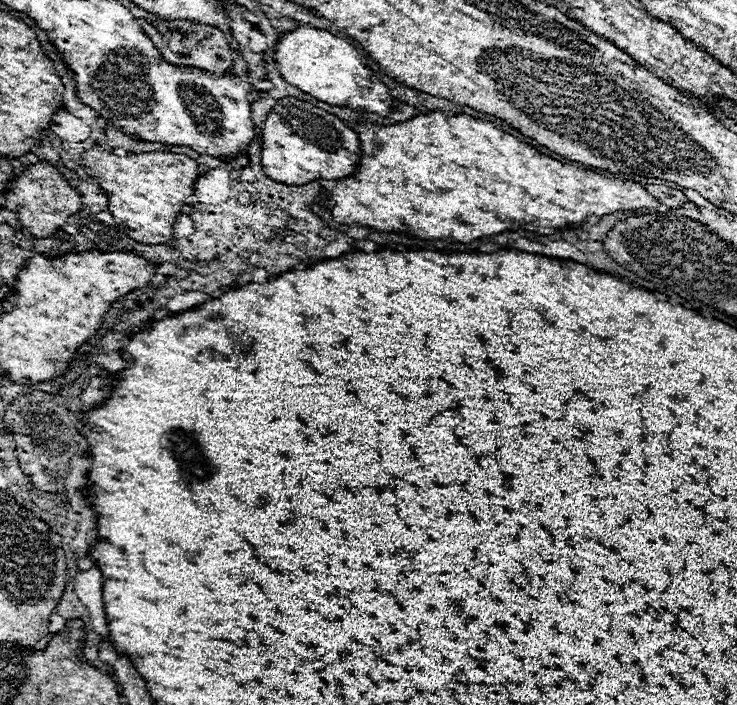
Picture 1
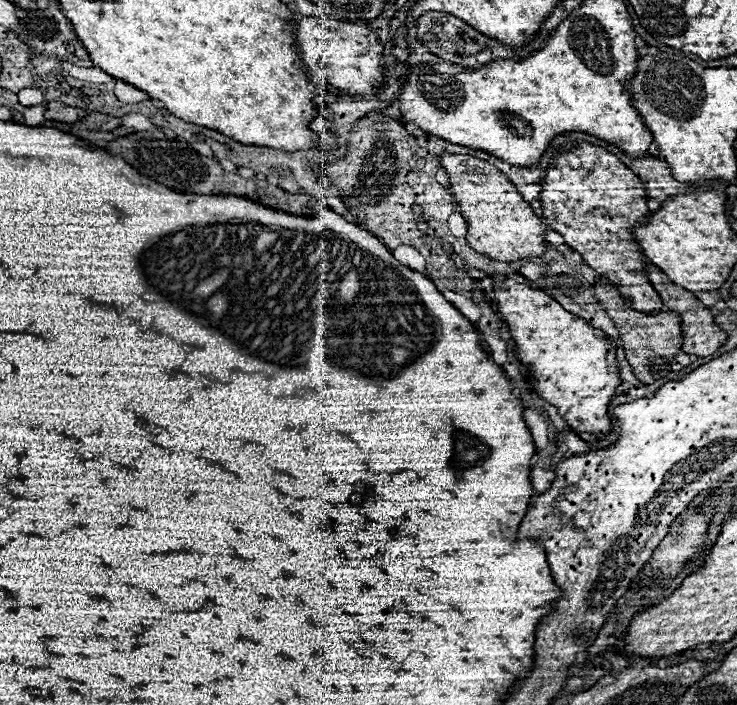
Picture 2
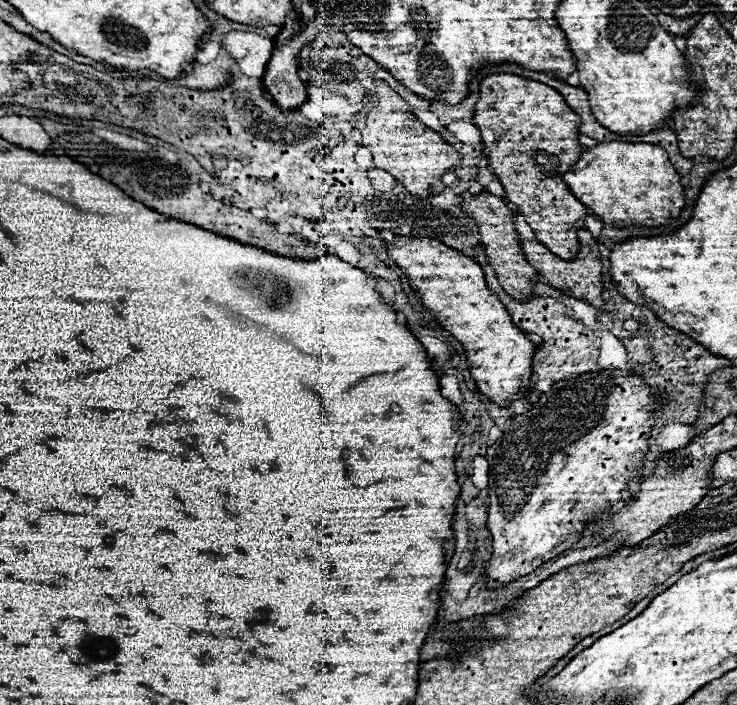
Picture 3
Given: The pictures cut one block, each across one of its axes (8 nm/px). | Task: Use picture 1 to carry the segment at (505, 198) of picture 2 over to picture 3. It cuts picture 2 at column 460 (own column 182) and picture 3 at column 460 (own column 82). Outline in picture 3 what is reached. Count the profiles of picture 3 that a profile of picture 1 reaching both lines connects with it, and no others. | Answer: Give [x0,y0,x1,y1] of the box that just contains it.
[356,82,462,198]

